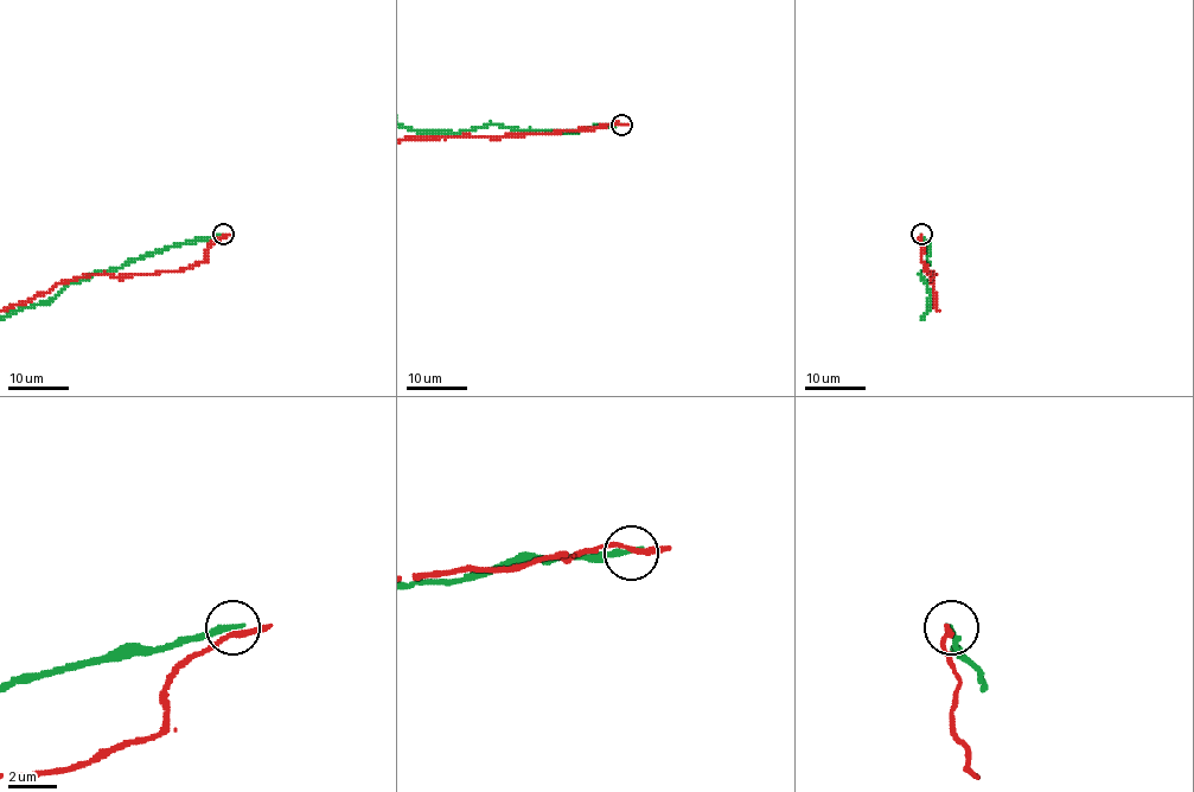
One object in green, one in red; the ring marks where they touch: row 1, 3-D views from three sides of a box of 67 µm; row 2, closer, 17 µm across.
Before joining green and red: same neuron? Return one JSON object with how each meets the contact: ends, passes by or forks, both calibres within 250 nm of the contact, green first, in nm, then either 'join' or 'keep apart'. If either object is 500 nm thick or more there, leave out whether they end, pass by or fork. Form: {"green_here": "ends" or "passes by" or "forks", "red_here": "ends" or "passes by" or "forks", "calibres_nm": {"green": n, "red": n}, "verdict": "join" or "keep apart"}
{"green_here": "ends", "red_here": "passes by", "calibres_nm": {"green": 220, "red": 180}, "verdict": "keep apart"}

